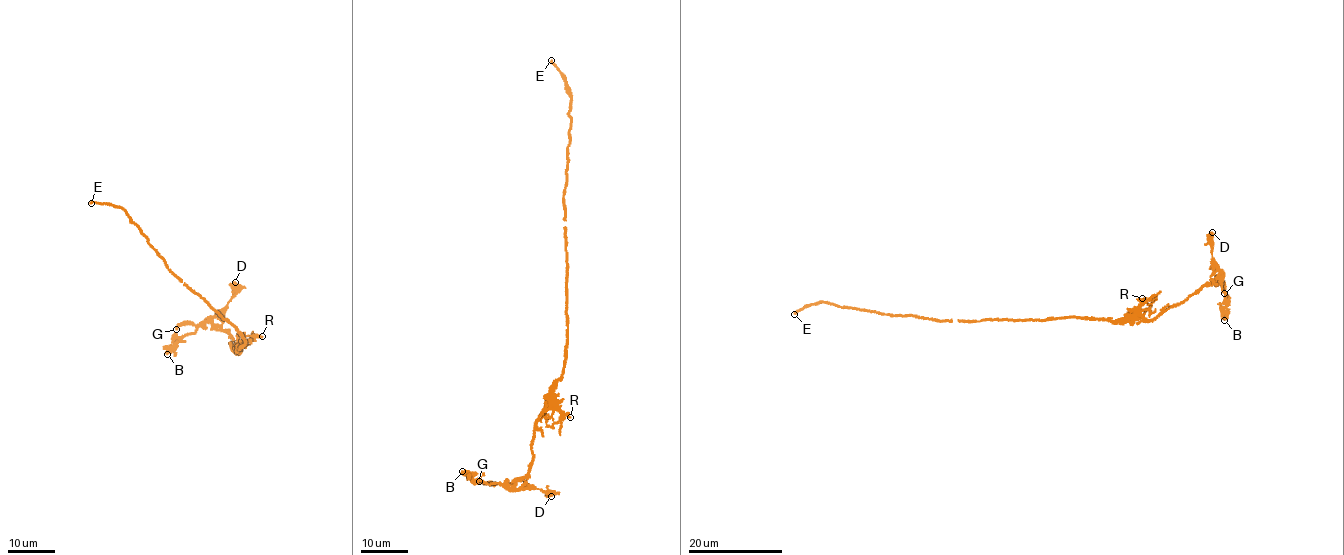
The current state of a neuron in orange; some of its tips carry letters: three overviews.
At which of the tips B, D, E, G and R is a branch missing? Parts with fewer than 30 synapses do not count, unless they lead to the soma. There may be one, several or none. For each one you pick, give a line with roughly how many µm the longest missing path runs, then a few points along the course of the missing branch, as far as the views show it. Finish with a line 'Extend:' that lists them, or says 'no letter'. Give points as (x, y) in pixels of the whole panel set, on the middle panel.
Extend: no letter

